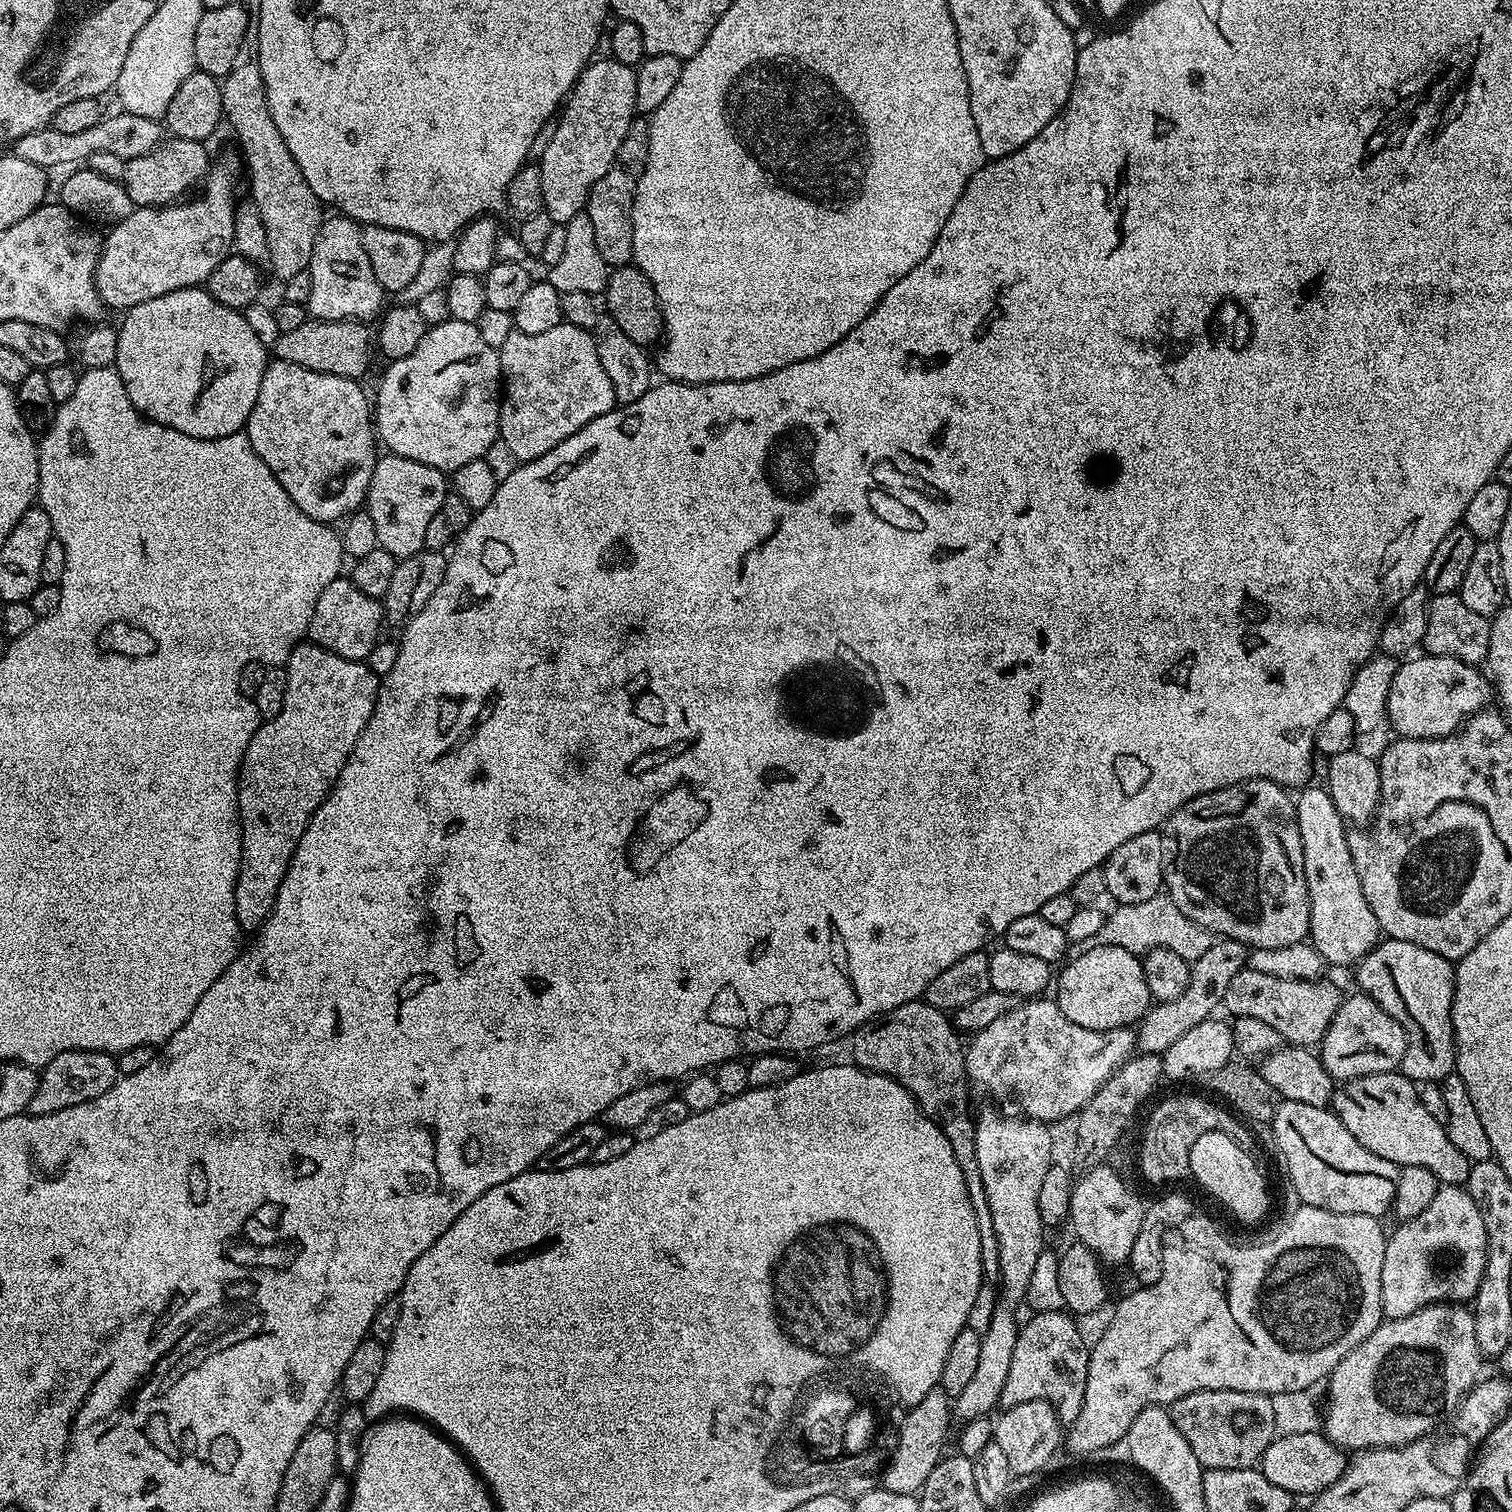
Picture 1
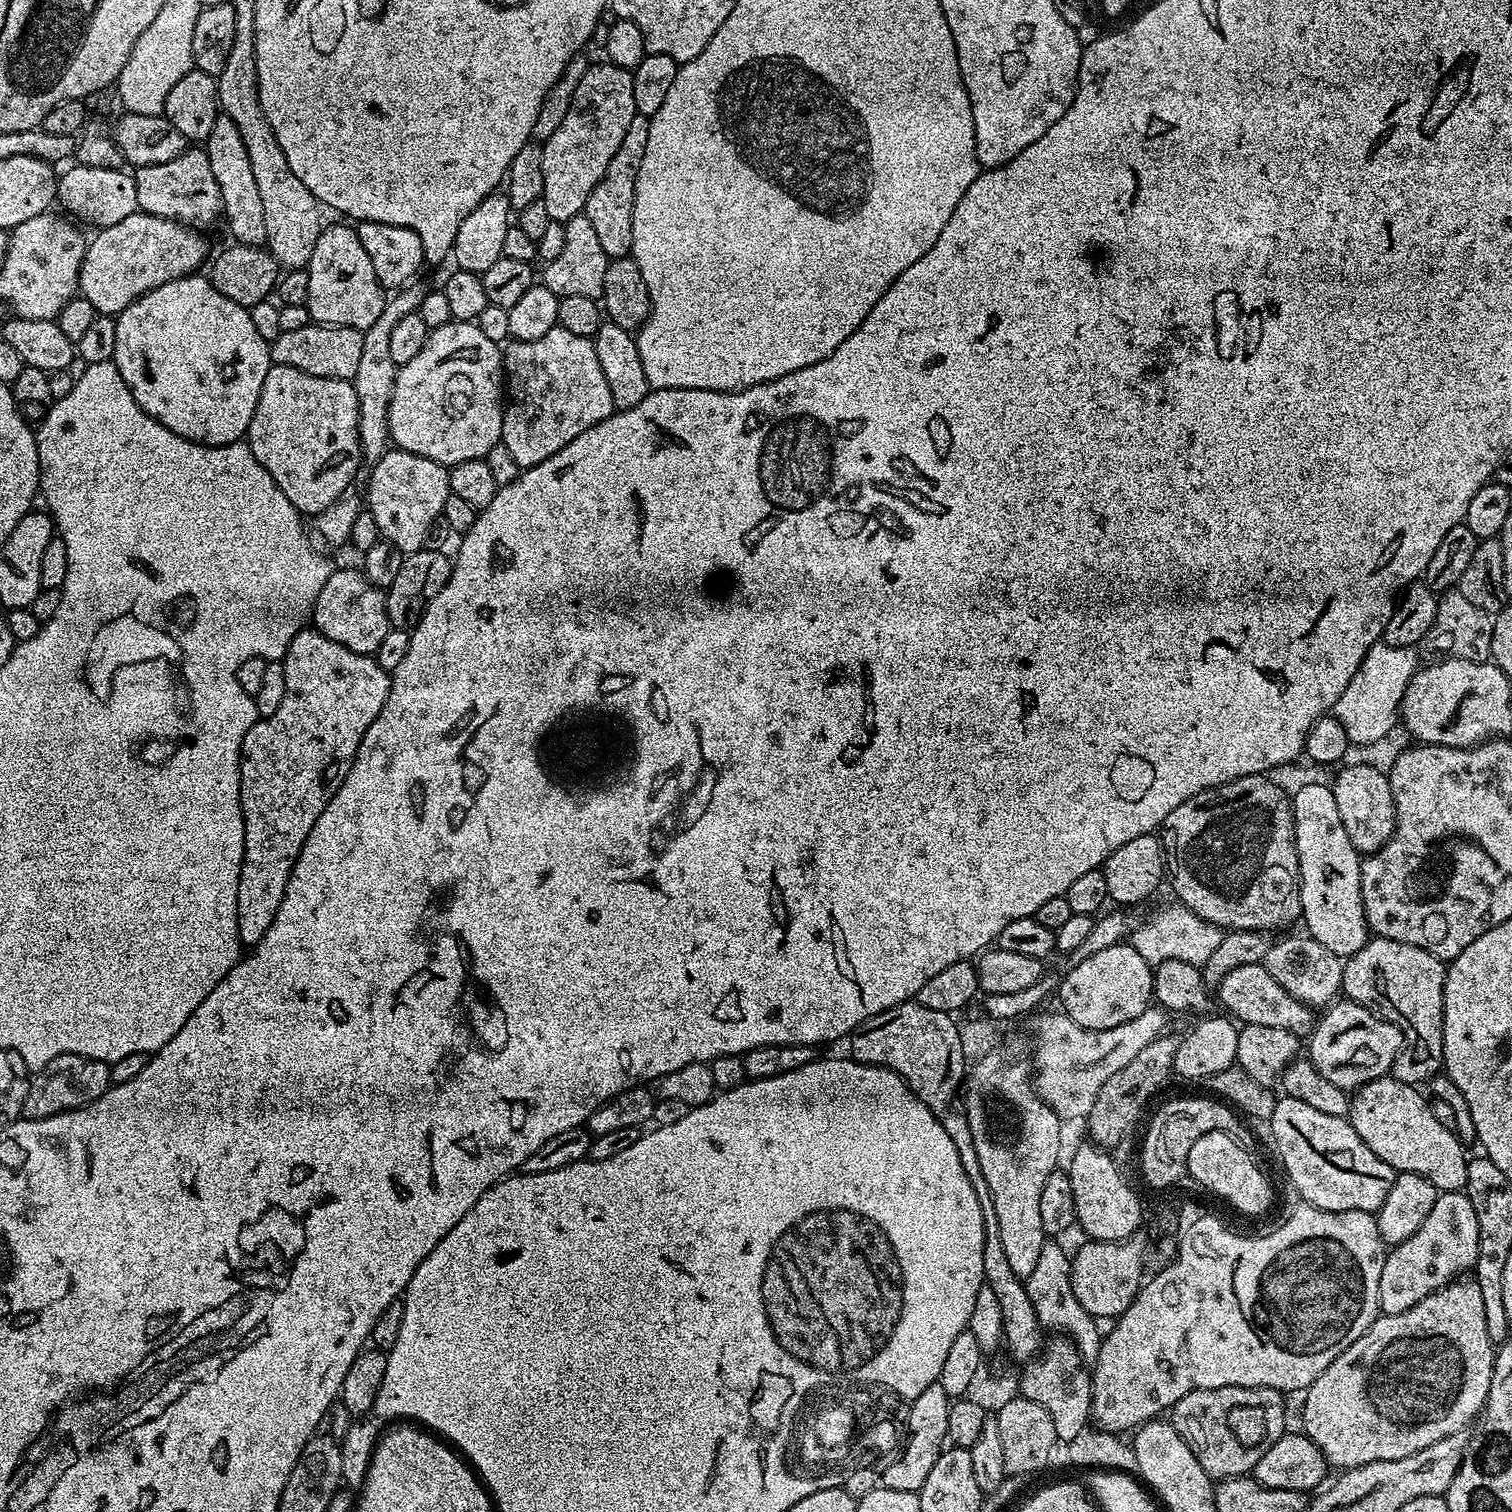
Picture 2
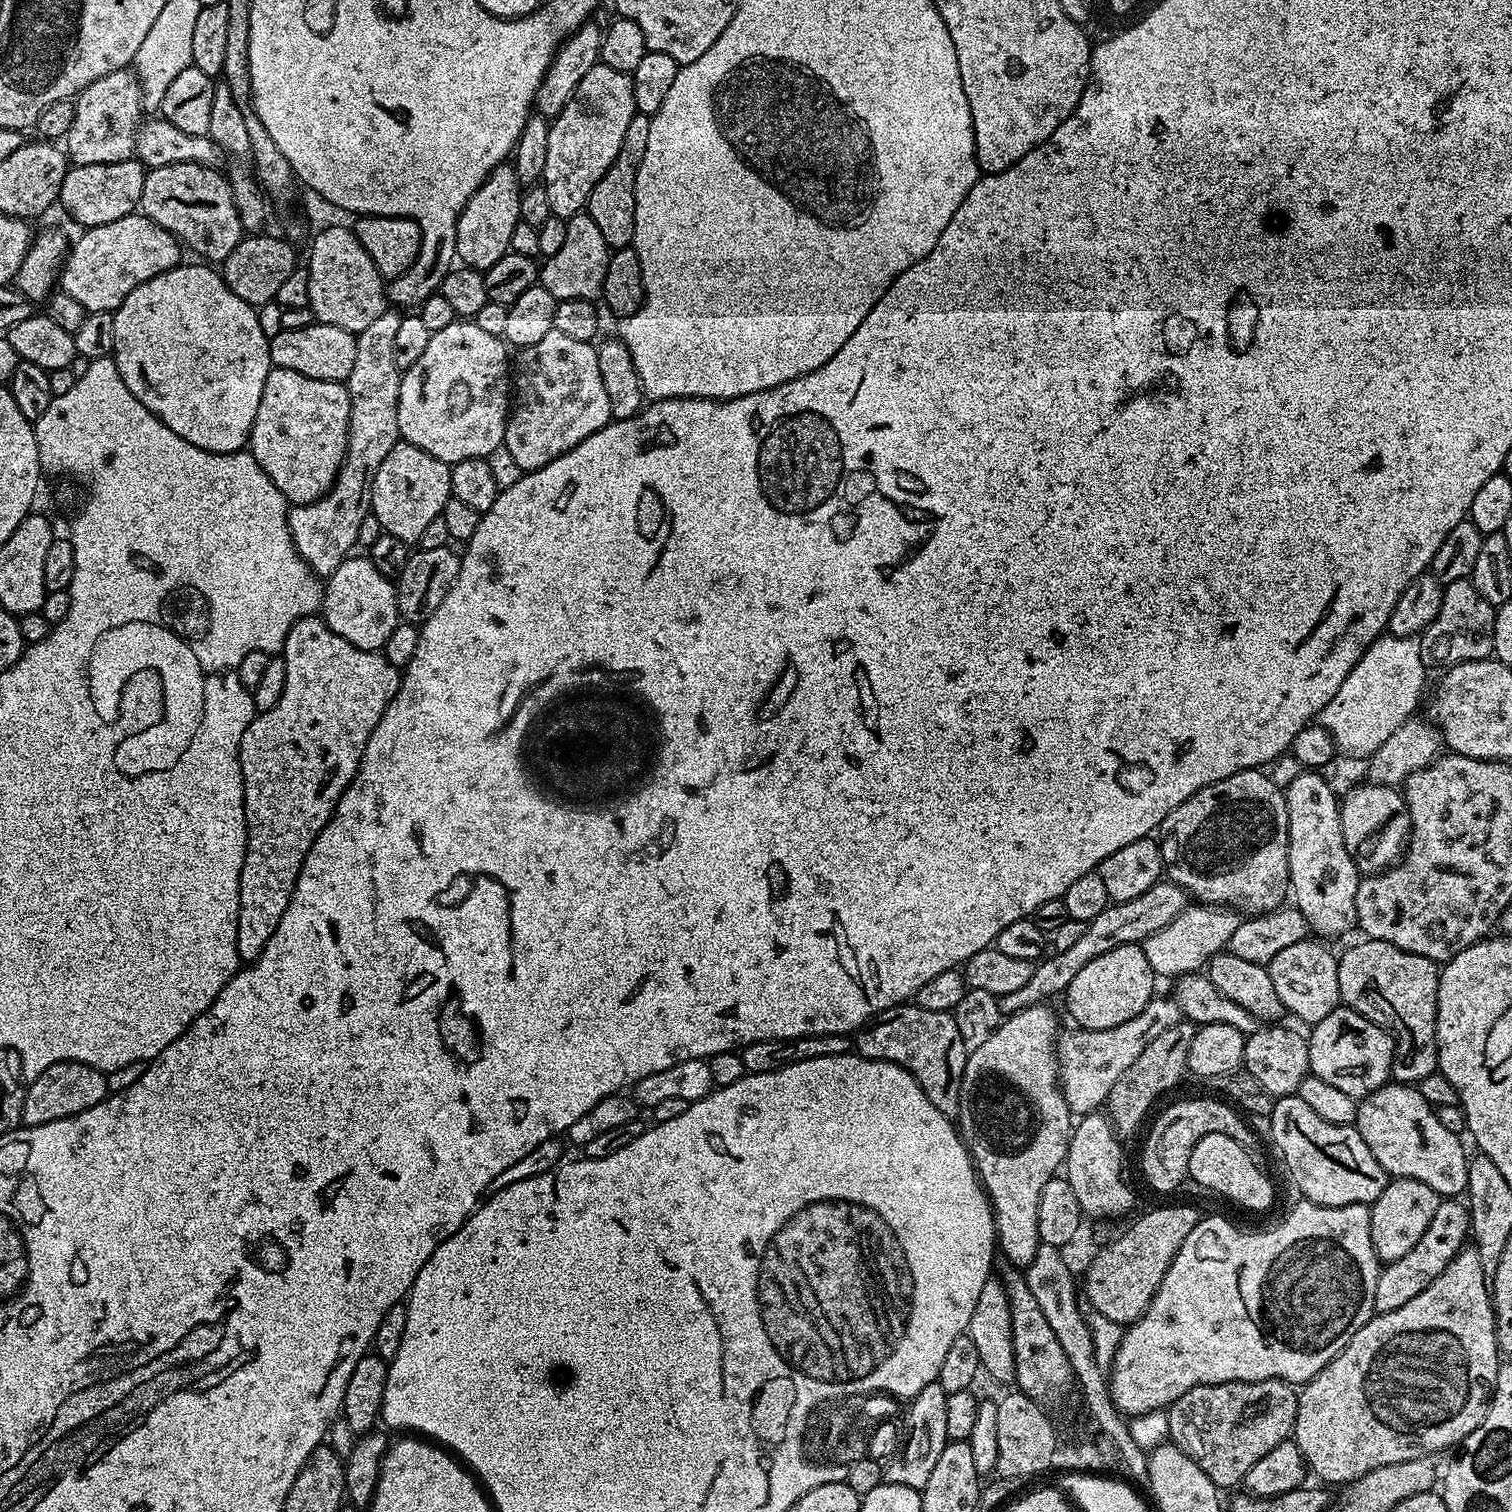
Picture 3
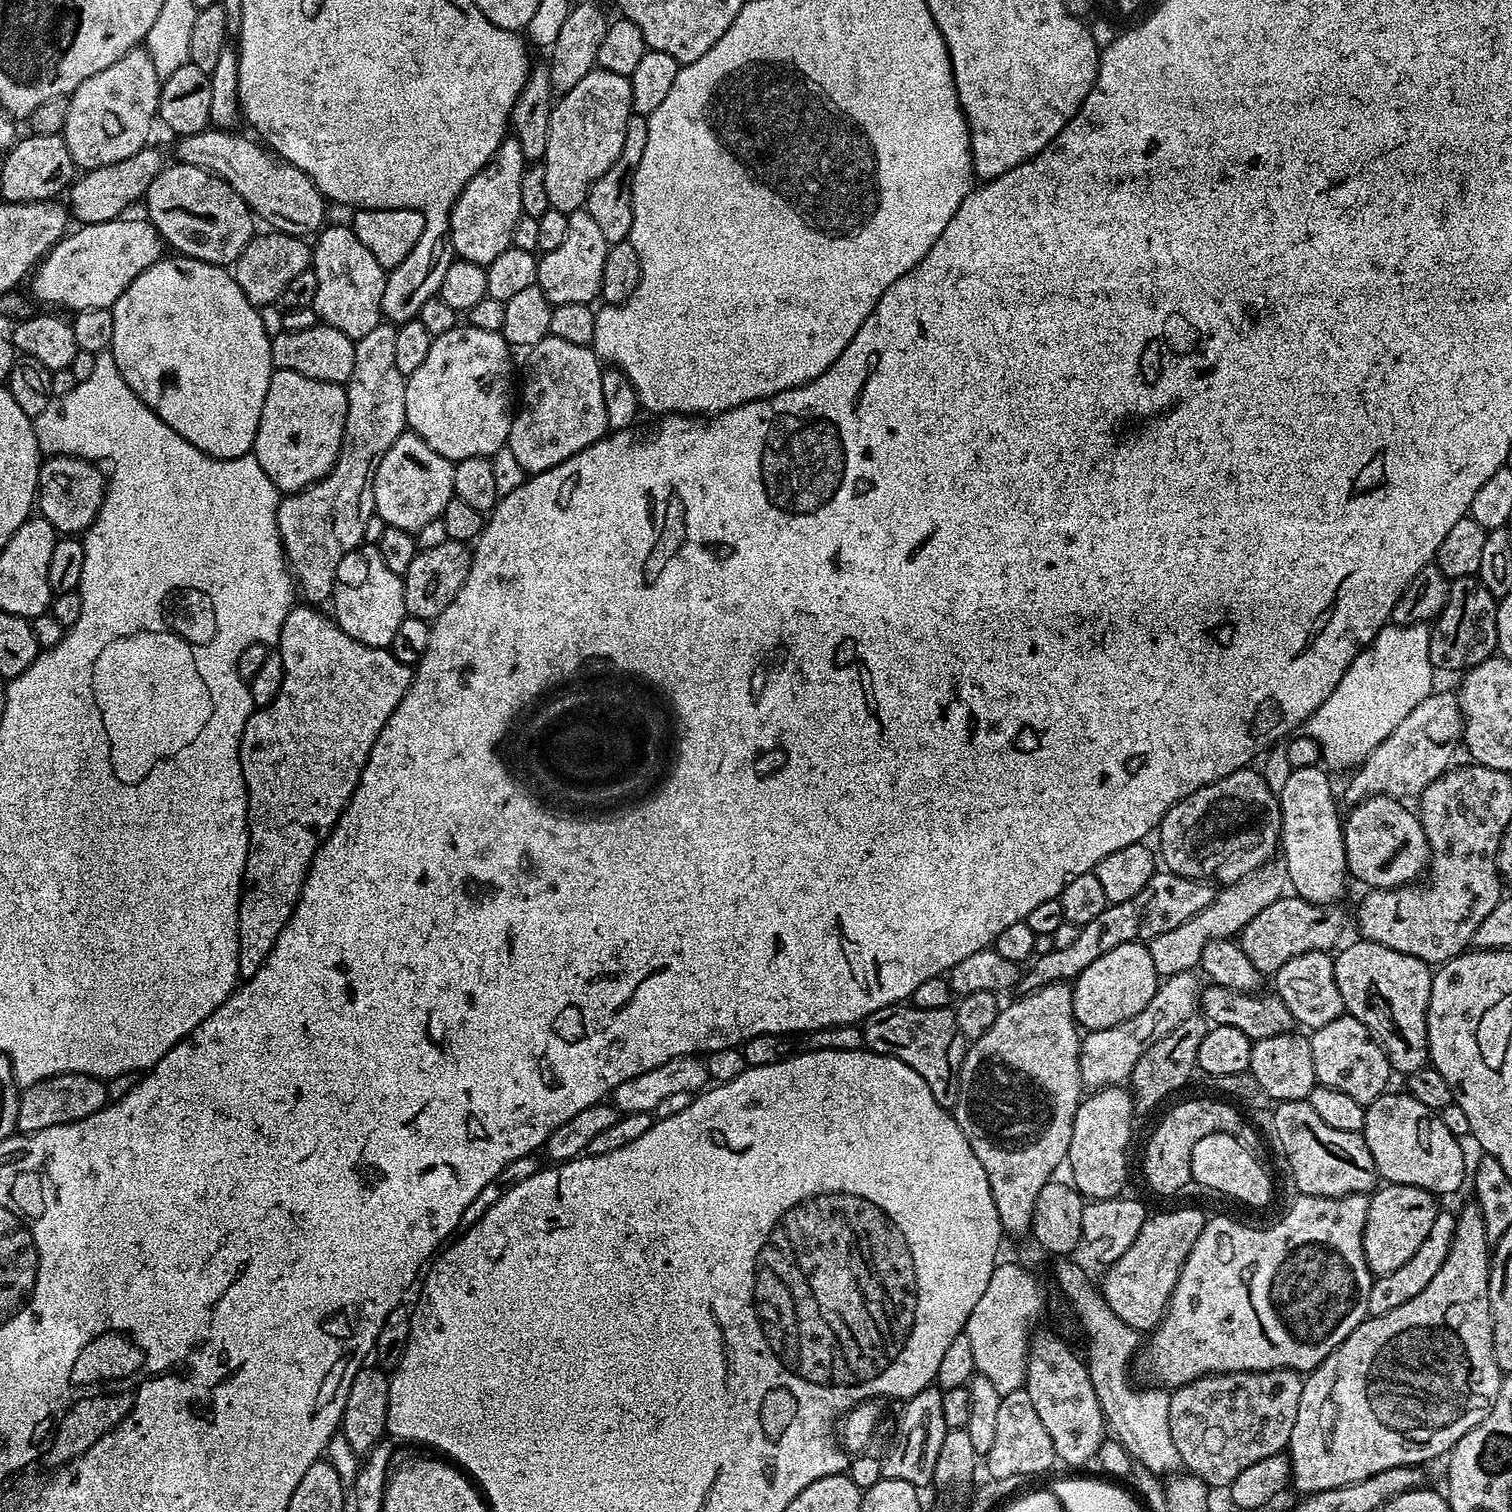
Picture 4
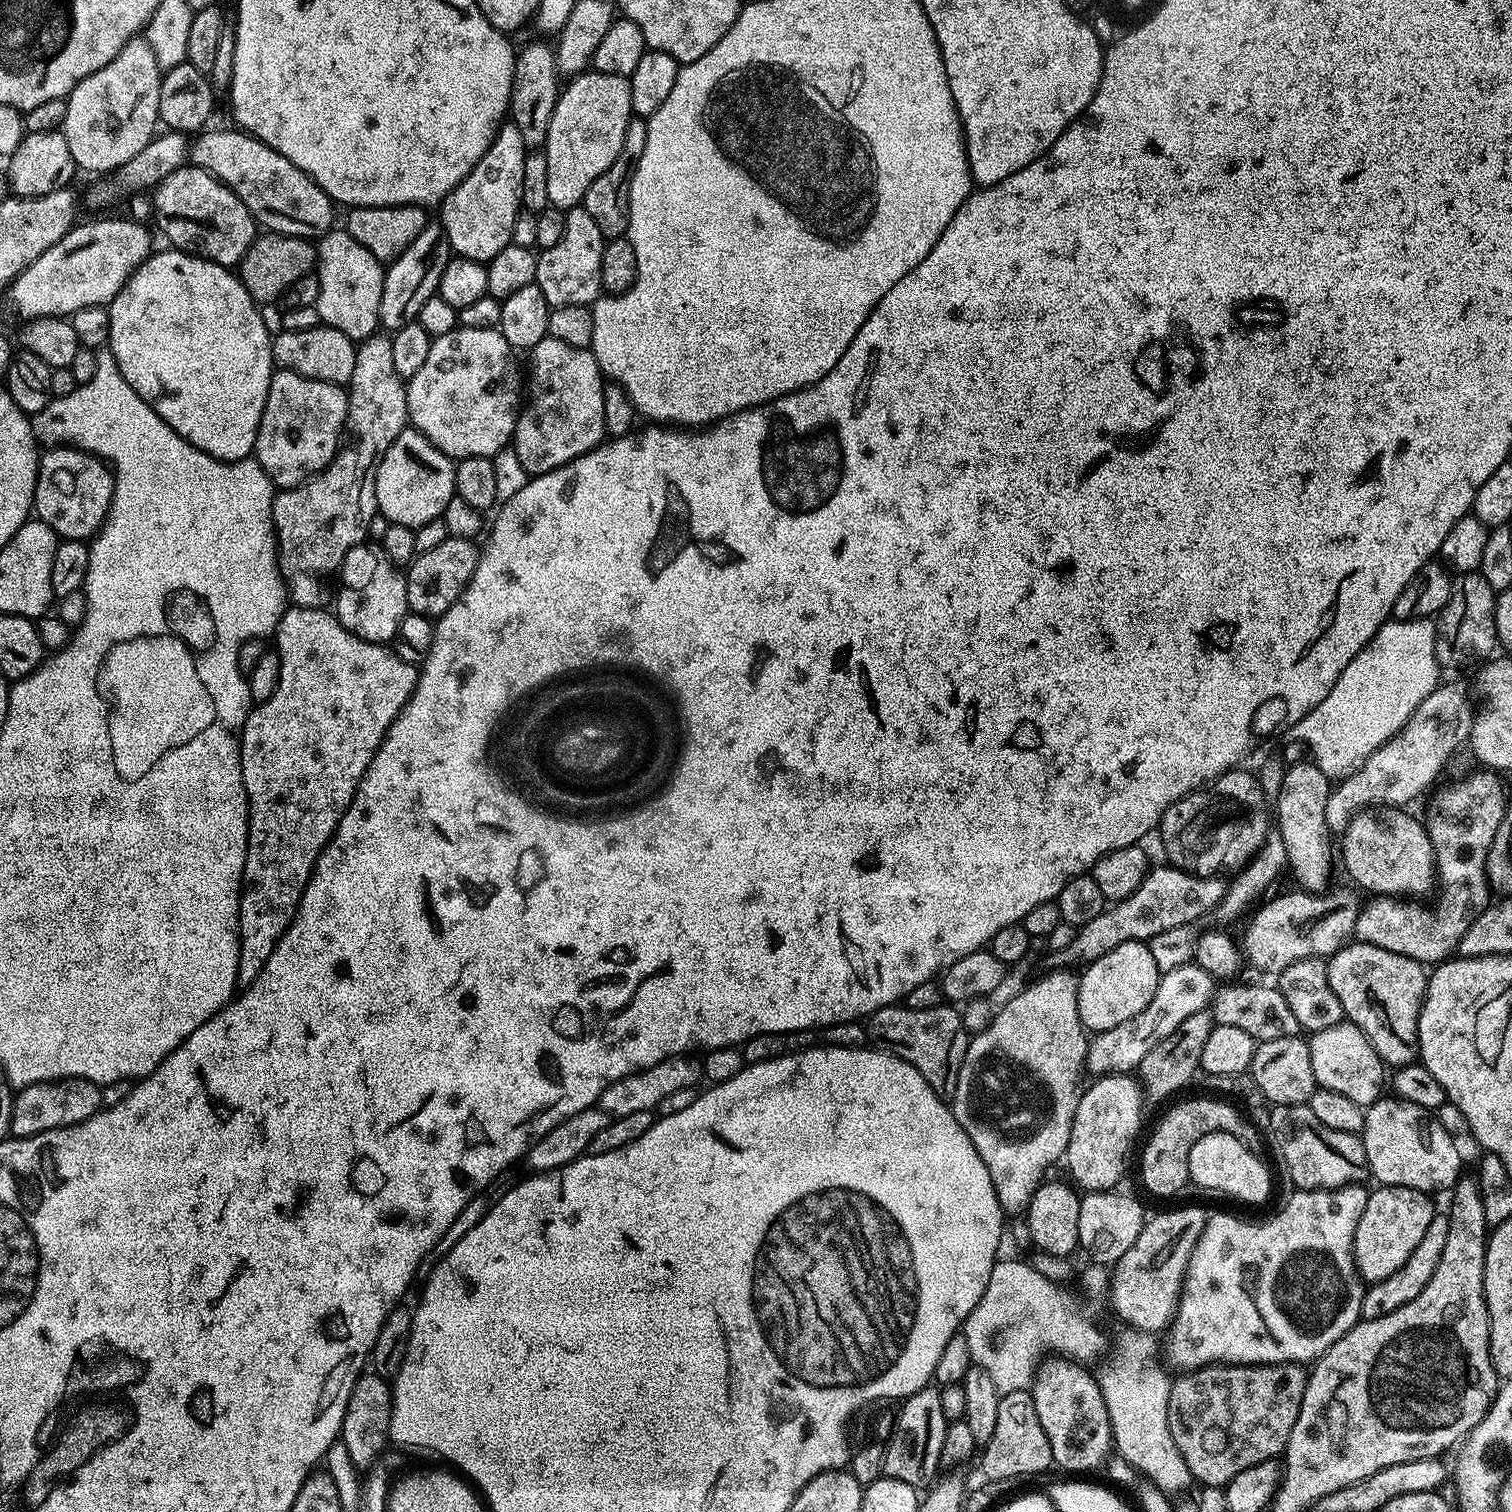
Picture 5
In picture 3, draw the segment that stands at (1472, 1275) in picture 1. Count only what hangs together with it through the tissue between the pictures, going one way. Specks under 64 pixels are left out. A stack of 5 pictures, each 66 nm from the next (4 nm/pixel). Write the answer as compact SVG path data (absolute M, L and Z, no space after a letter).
M1456 1198L1441 1199L1438 1214L1434 1214L1434 1222L1426 1226L1426 1234L1418 1238L1418 1246L1414 1246L1410 1254L1381 1267L1378 1286L1374 1286L1376 1312L1398 1310L1398 1306L1406 1306L1410 1298L1418 1298L1418 1294L1422 1294L1422 1290L1426 1290L1426 1286L1430 1286L1430 1282L1434 1282L1434 1278L1438 1278L1438 1274L1442 1274L1442 1270L1450 1266L1450 1262L1465 1248L1469 1240L1467 1207Z

